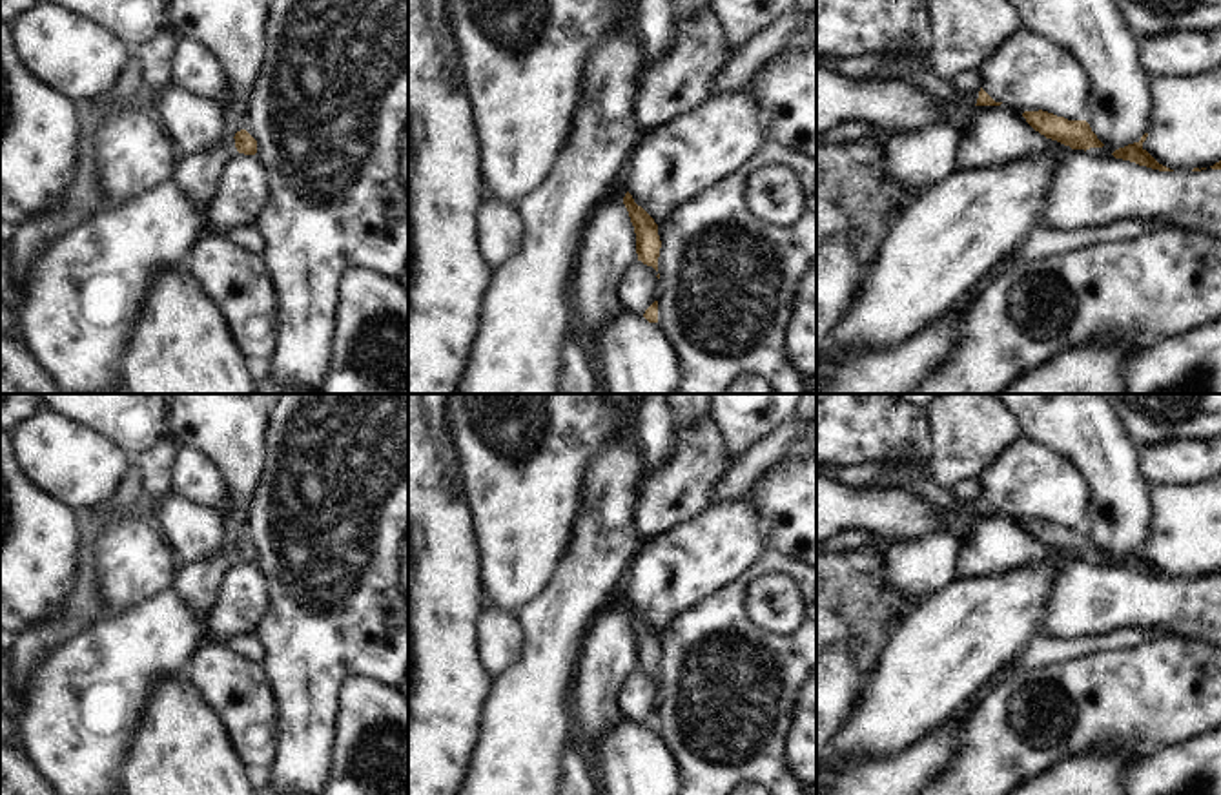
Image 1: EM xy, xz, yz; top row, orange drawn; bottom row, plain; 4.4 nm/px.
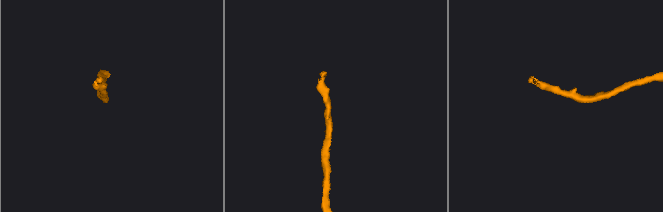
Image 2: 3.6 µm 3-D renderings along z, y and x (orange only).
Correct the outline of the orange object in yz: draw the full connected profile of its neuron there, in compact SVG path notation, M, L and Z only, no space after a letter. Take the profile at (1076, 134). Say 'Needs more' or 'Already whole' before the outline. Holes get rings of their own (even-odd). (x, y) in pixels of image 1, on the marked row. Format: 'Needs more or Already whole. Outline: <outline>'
Already whole. Outline: M1024 111L1026 122L1044 135L1046 139L1057 140L1072 150L1103 148L1104 144L1097 139L1086 120L1068 120L1048 111Z

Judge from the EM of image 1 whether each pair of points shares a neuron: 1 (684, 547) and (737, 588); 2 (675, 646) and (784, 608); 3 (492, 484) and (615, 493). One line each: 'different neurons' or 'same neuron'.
1: different neurons
2: different neurons
3: different neurons

